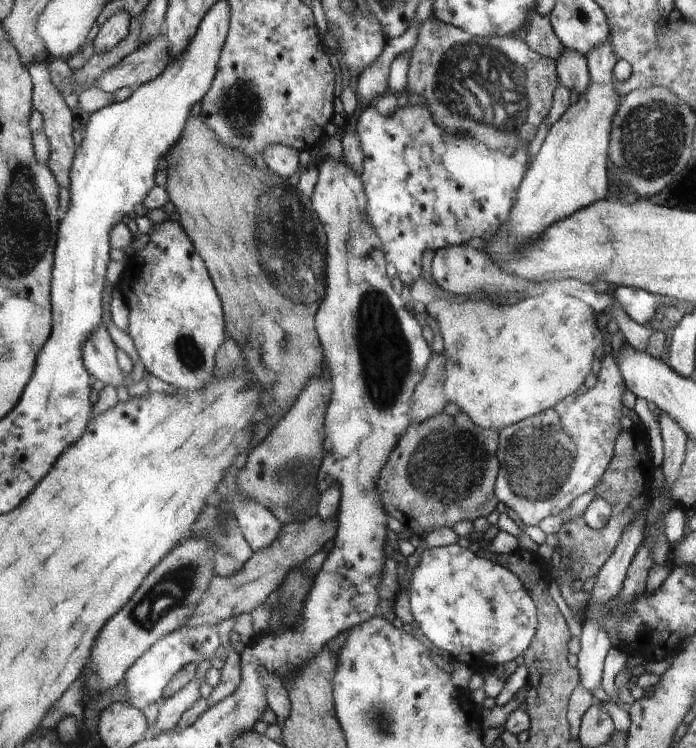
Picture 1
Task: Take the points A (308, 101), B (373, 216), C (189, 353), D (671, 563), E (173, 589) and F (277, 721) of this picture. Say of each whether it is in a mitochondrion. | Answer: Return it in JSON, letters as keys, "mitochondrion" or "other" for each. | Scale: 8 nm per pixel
{"A":"other","B":"other","C":"mitochondrion","D":"other","E":"mitochondrion","F":"other"}

